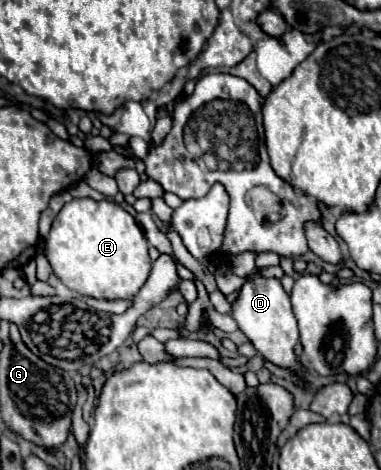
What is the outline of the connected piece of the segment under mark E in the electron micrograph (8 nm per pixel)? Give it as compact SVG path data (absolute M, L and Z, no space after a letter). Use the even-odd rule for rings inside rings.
M74 198L64 204L48 232L46 258L70 290L104 300L132 298L144 286L152 266L148 240L134 216L112 200L92 198Z

